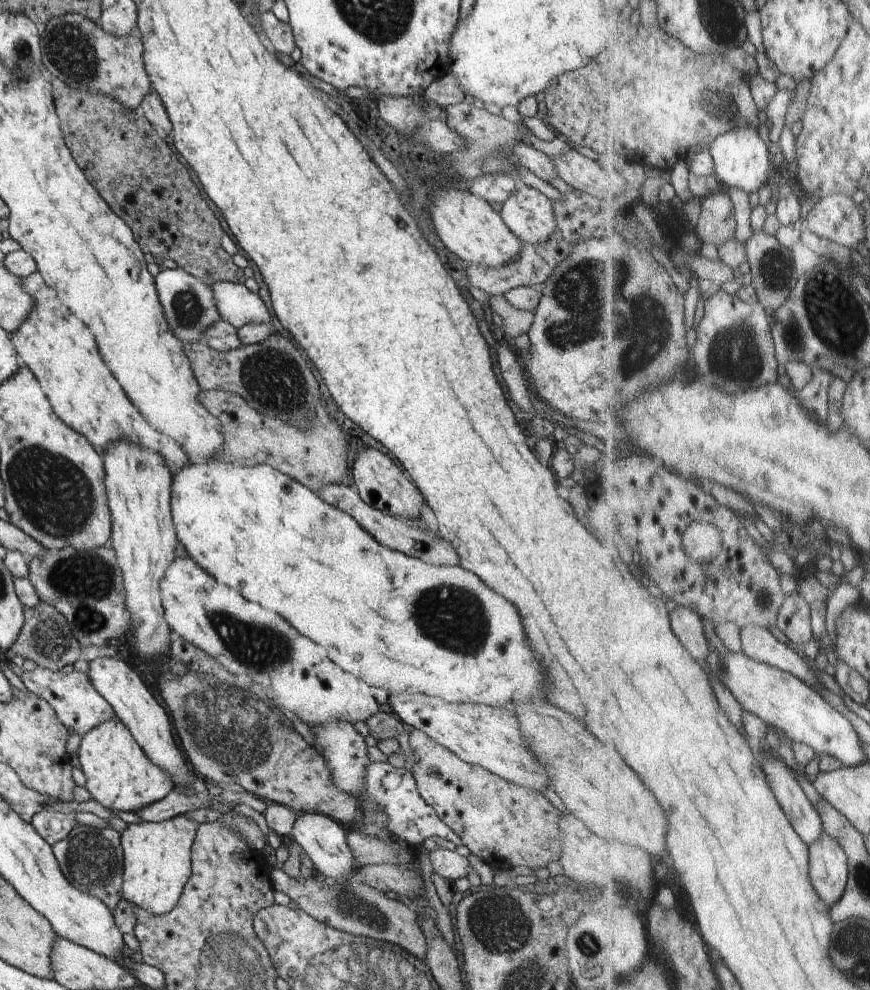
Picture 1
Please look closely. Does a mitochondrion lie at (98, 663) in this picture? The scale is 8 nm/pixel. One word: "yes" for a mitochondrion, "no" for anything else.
no

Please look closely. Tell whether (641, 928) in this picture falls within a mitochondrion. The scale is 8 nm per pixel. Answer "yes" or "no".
no

